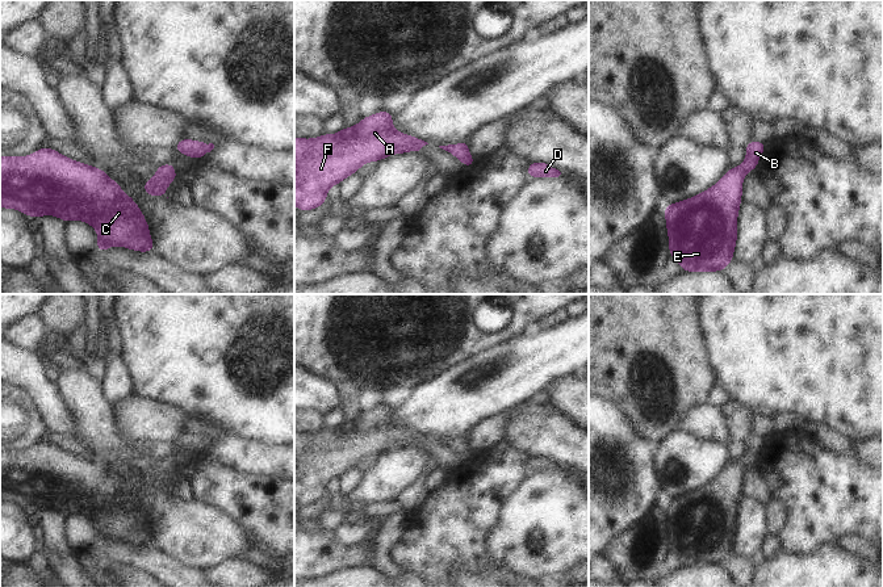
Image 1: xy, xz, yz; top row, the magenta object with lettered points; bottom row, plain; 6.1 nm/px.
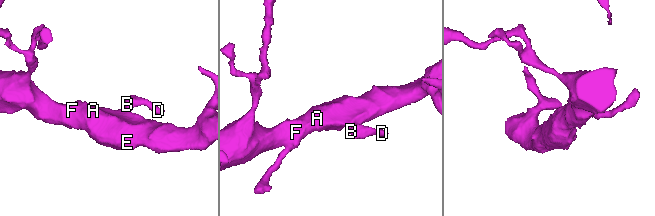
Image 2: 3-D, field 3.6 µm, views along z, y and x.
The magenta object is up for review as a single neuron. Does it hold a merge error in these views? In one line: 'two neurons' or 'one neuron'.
one neuron

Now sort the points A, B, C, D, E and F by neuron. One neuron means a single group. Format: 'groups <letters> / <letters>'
groups A B C D E F

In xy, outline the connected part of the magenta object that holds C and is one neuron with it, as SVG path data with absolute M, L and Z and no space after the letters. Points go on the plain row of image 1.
M47 440L28 450L0 450L0 502L16 503L32 512L54 510L64 517L83 515L97 525L97 546L105 546L113 538L137 546L155 546L141 502L122 486L118 475L113 475L105 465Z

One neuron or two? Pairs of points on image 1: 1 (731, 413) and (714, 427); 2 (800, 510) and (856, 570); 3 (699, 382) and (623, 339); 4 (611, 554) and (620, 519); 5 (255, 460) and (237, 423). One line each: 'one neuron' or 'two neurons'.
1: two neurons
2: two neurons
3: one neuron
4: two neurons
5: two neurons

